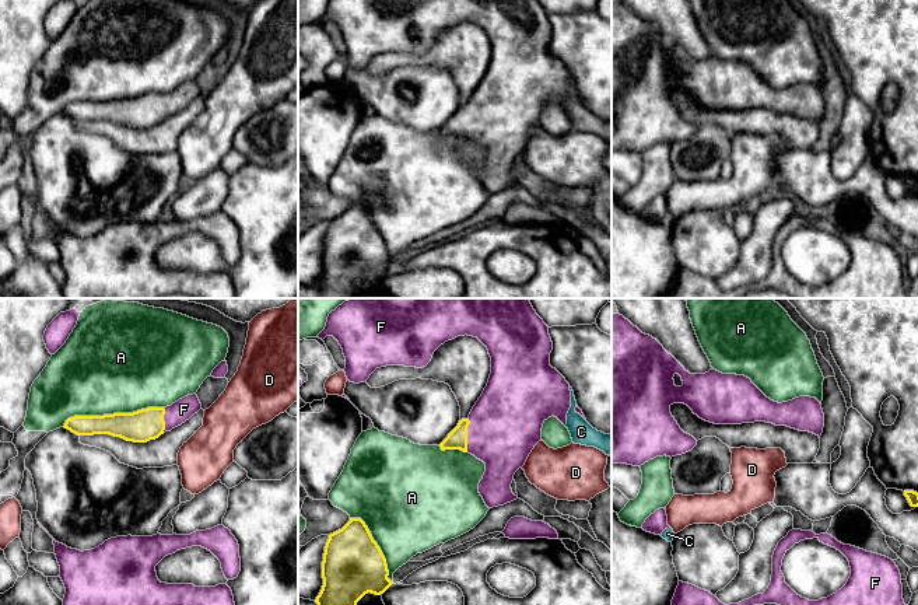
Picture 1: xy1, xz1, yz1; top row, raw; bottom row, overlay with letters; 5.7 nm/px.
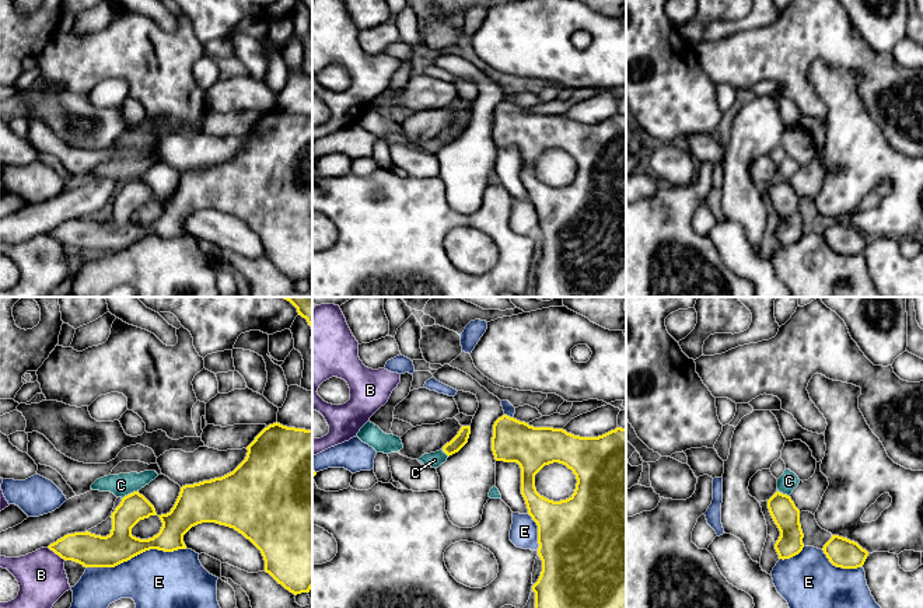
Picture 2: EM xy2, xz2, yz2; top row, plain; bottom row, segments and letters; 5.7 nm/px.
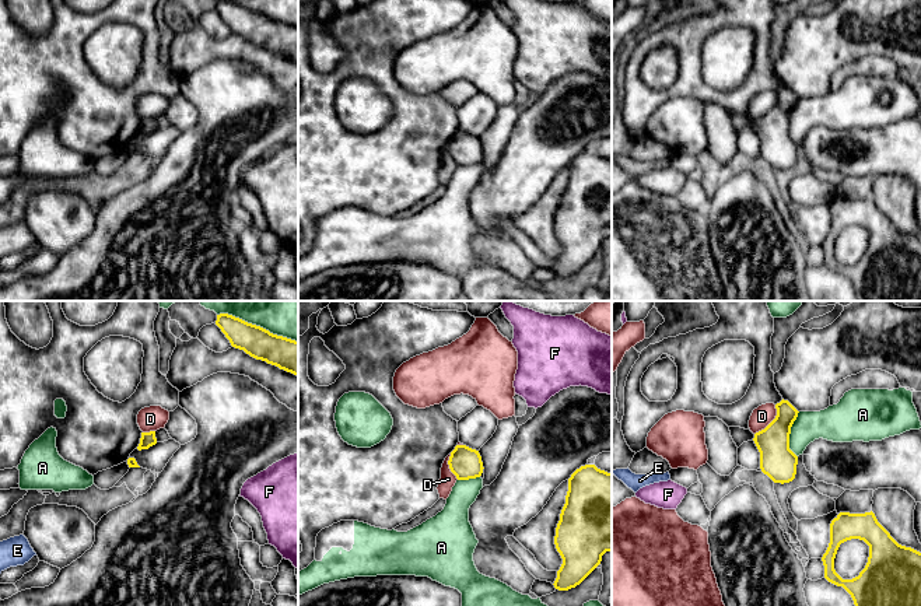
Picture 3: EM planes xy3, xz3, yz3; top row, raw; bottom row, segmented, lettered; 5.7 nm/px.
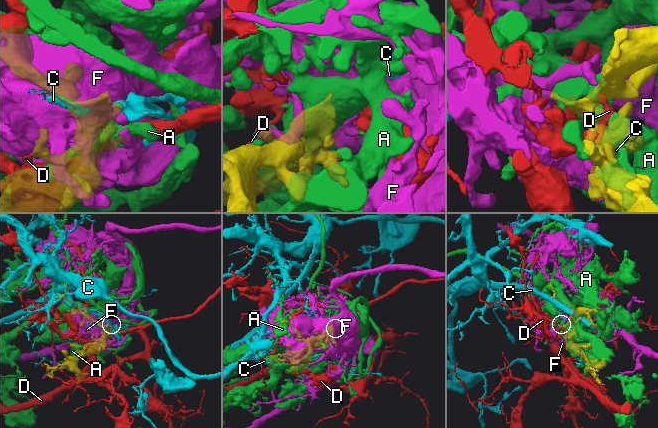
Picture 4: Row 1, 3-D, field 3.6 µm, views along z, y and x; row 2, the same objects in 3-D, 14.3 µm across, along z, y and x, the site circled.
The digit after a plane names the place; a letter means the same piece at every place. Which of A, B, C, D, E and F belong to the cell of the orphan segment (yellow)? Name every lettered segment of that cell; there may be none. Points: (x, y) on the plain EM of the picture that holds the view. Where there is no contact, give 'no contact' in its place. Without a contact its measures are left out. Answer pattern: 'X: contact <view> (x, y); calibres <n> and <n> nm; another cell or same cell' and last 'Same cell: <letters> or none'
A: contact xy1 (111, 101); calibres 190 and 480 nm; another cell
B: contact xy2 (56, 240); calibres 190 and 280 nm; another cell
C: contact xy2 (130, 180); calibres 160 and 130 nm; another cell
D: contact yz3 (771, 108); calibres 200 and 120 nm; another cell
E: contact xy2 (136, 241); calibres 190 and 400 nm; another cell
F: contact xz1 (466, 121); calibres 110 and 420 nm; same cell
Same cell: F

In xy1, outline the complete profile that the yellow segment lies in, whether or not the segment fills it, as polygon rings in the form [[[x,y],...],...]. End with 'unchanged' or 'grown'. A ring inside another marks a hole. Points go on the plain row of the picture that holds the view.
[[[193,80],[167,94],[104,102],[74,102],[67,105],[63,113],[77,122],[109,120],[126,127],[147,129],[181,112],[200,95],[202,90]]]; grown

